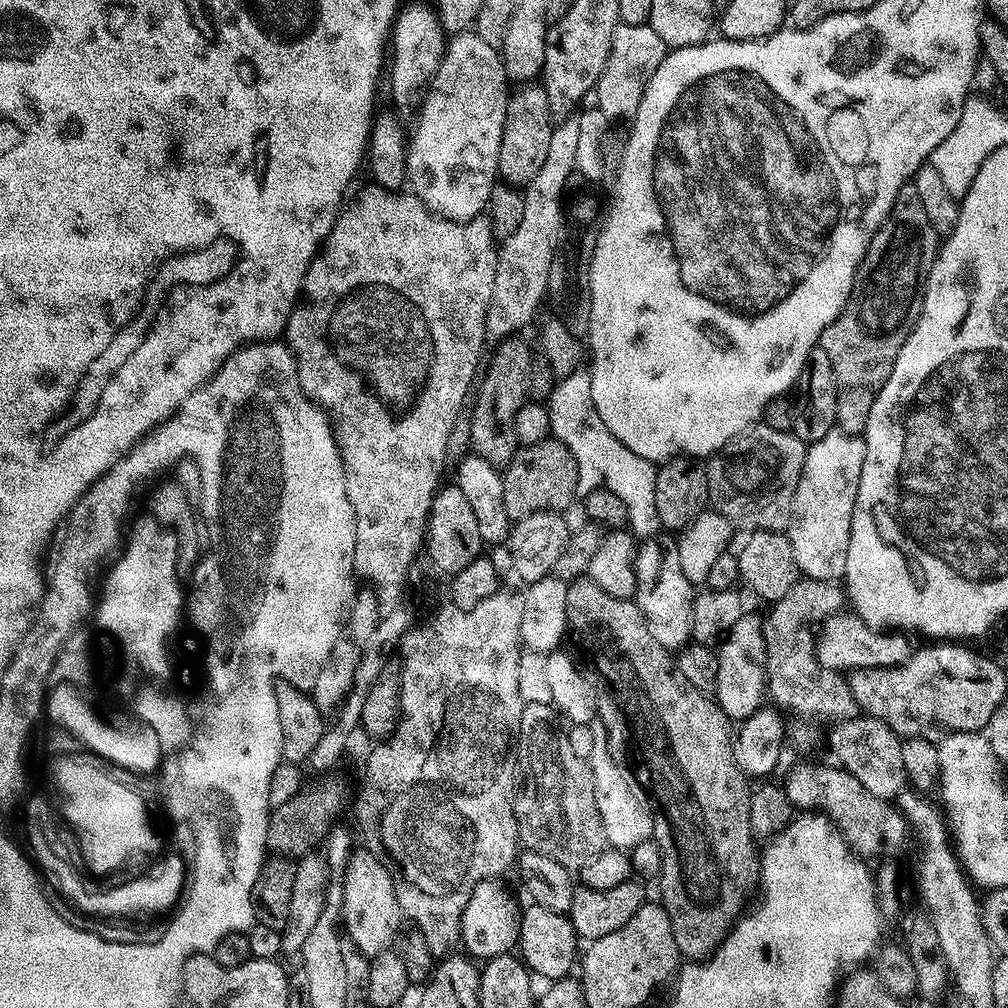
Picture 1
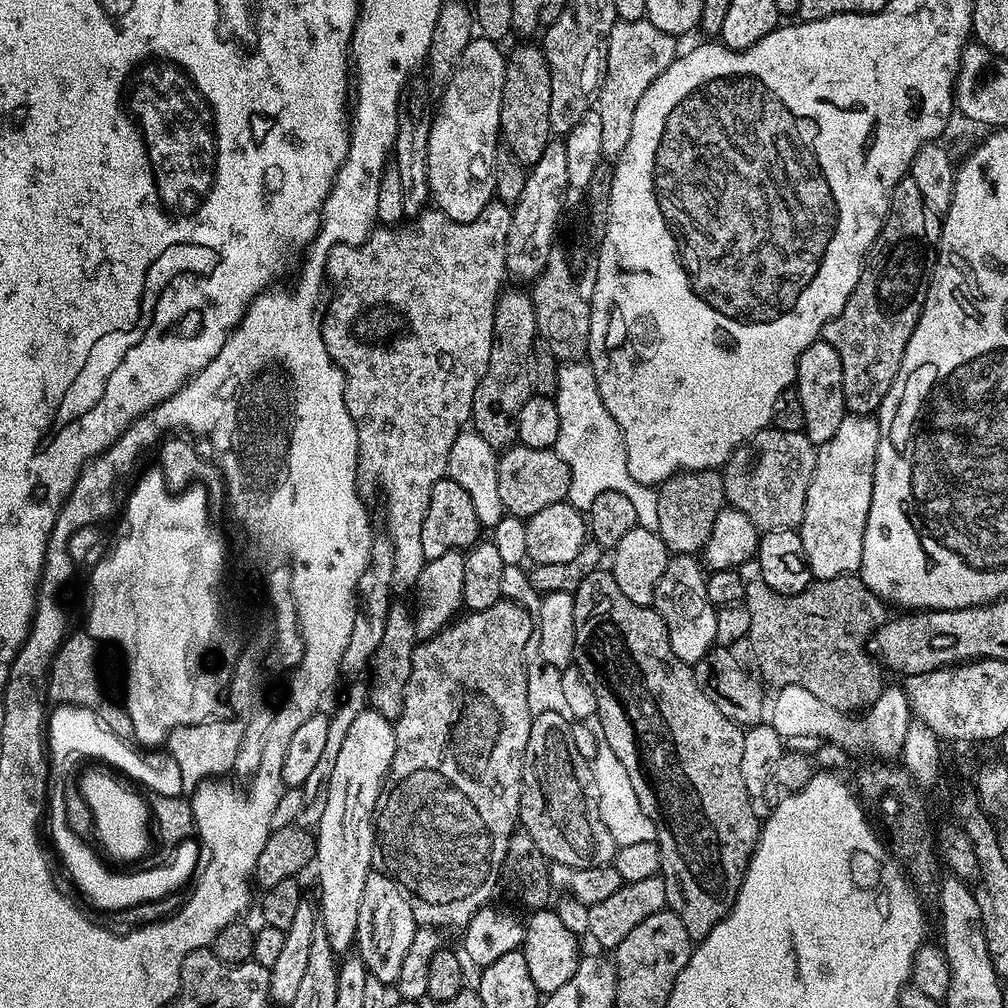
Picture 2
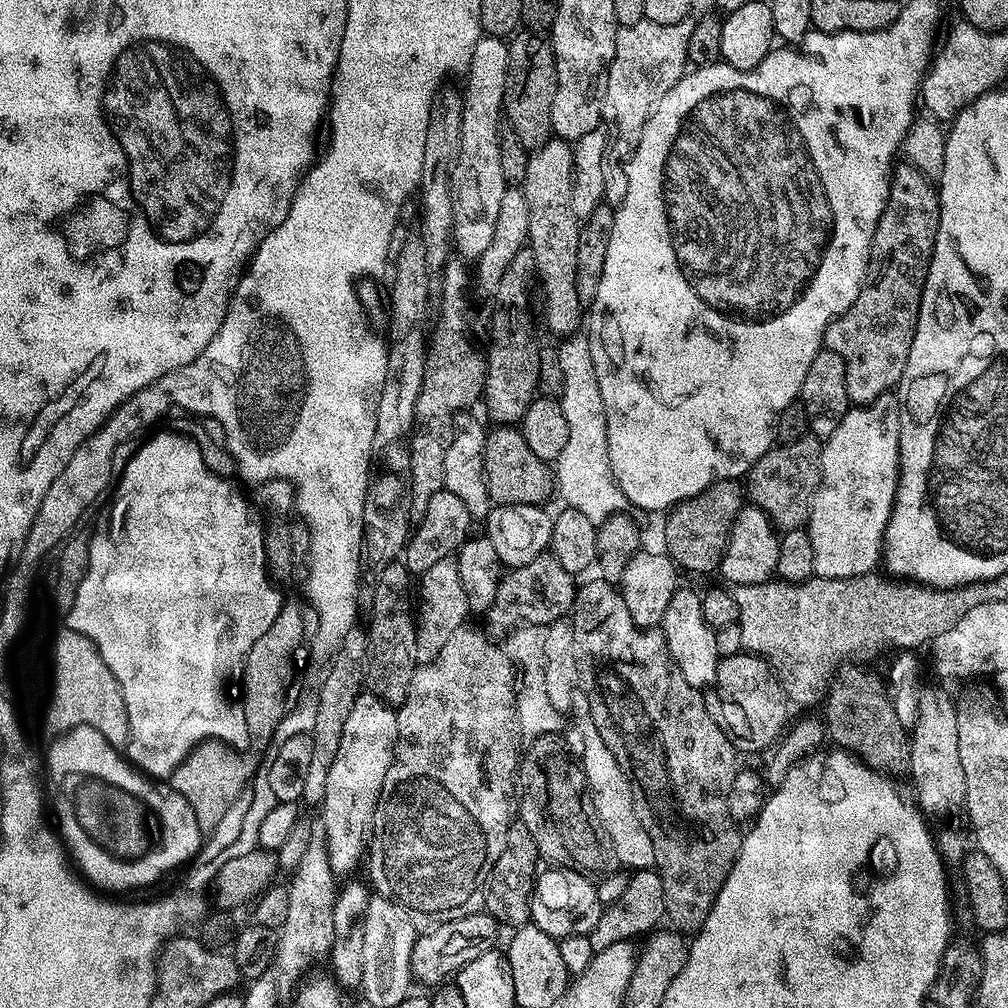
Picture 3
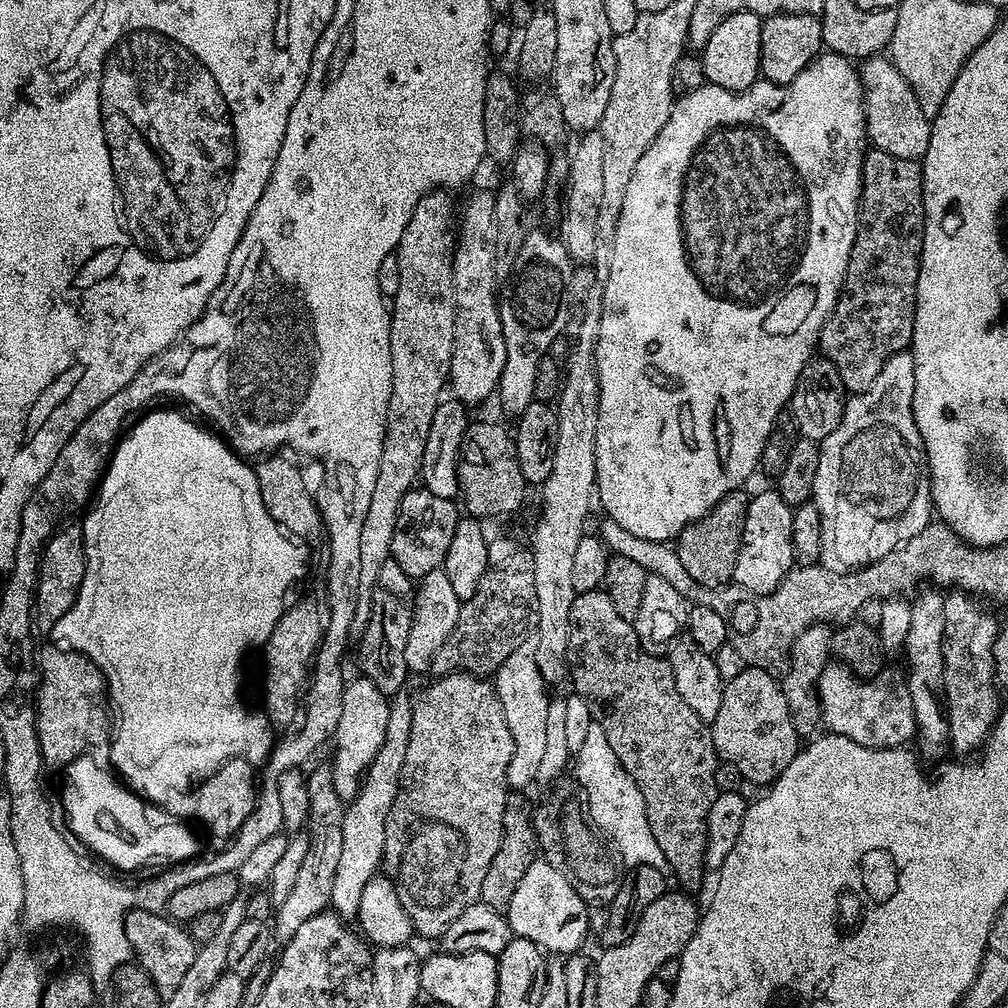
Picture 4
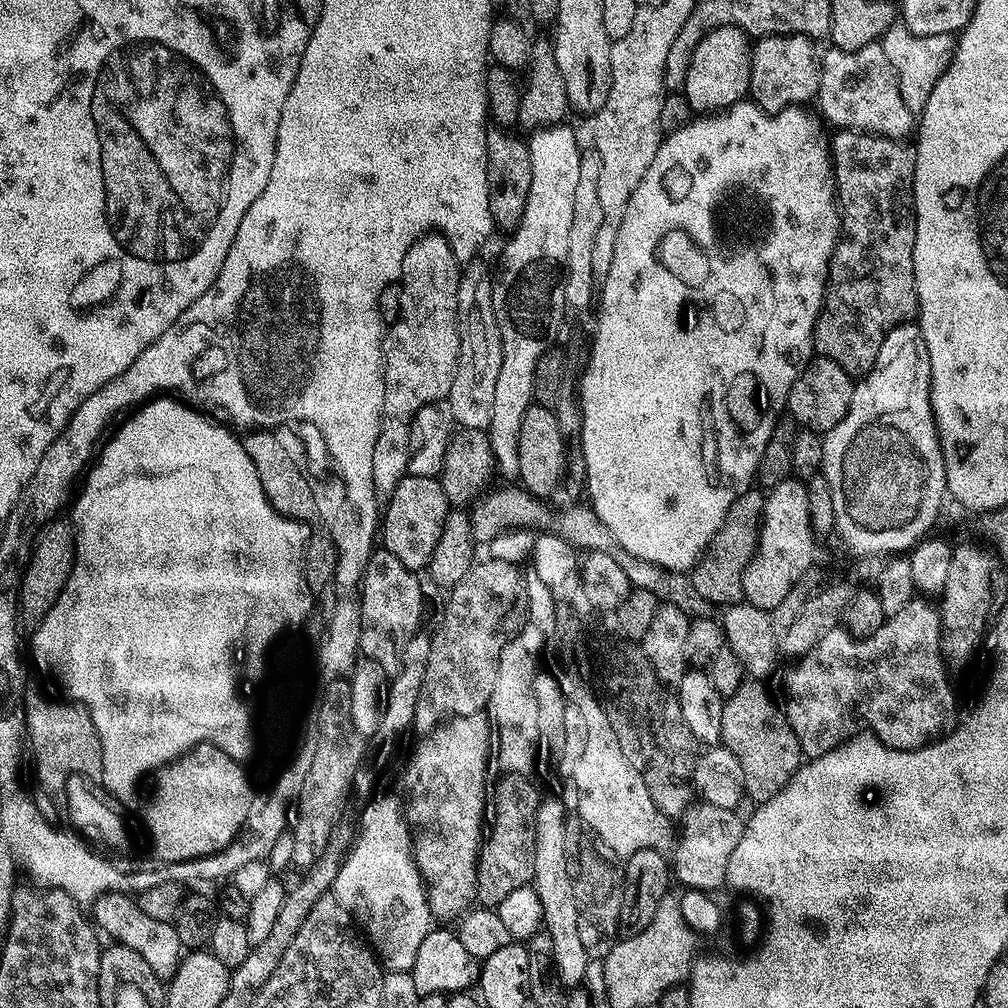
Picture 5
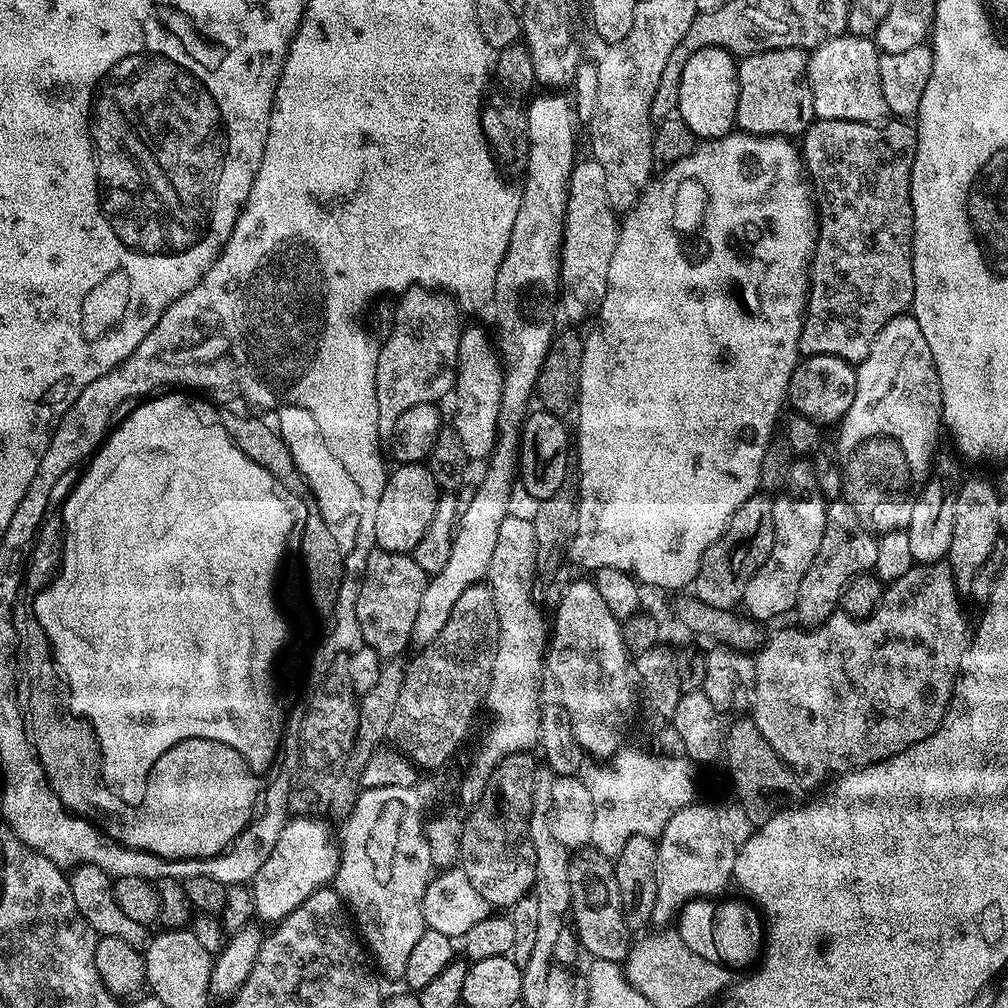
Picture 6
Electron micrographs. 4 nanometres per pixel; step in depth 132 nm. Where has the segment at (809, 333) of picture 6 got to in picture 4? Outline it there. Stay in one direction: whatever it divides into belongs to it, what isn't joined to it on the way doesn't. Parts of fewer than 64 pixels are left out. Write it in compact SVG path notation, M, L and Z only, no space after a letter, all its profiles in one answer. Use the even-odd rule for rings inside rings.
M873 147L864 153L864 165L862 166L862 190L860 191L860 222L856 226L856 237L854 246L850 250L850 262L844 275L844 286L840 290L840 296L836 299L836 309L828 315L828 320L820 328L819 351L834 366L838 366L838 374L842 374L842 382L848 393L865 392L878 378L878 373L882 371L882 366L899 352L905 351L911 345L912 331L914 330L914 318L916 317L916 283L920 273L920 251L924 241L924 169L917 161L898 158L893 154L888 154L884 150Z

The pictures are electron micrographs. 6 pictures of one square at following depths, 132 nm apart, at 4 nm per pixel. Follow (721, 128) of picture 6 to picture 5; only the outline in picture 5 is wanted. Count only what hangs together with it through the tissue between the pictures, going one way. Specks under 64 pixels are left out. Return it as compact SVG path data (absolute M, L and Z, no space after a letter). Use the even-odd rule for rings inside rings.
M734 24L711 28L698 42L684 79L682 95L688 99L689 109L714 110L739 103L749 95L751 87L752 44L749 33Z

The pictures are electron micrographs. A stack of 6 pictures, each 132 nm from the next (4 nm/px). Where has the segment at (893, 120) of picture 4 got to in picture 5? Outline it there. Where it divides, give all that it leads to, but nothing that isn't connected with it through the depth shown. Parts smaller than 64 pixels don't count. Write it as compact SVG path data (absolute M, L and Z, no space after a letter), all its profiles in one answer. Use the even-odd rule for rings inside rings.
M877 42L857 51L833 47L827 51L821 59L819 78L821 115L842 130L866 132L888 140L907 139L915 129L916 116L902 98L897 72L886 57L883 45Z

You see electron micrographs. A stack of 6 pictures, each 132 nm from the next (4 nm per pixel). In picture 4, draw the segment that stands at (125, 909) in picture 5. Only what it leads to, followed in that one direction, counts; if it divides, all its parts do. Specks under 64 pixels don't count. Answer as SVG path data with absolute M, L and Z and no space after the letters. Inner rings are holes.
M136 908L128 912L124 918L125 934L140 967L146 970L161 997L166 998L174 994L174 990L178 990L186 970L189 970L190 964L194 962L198 945L188 933L187 927L181 926L167 915L156 915L160 914L146 908Z

